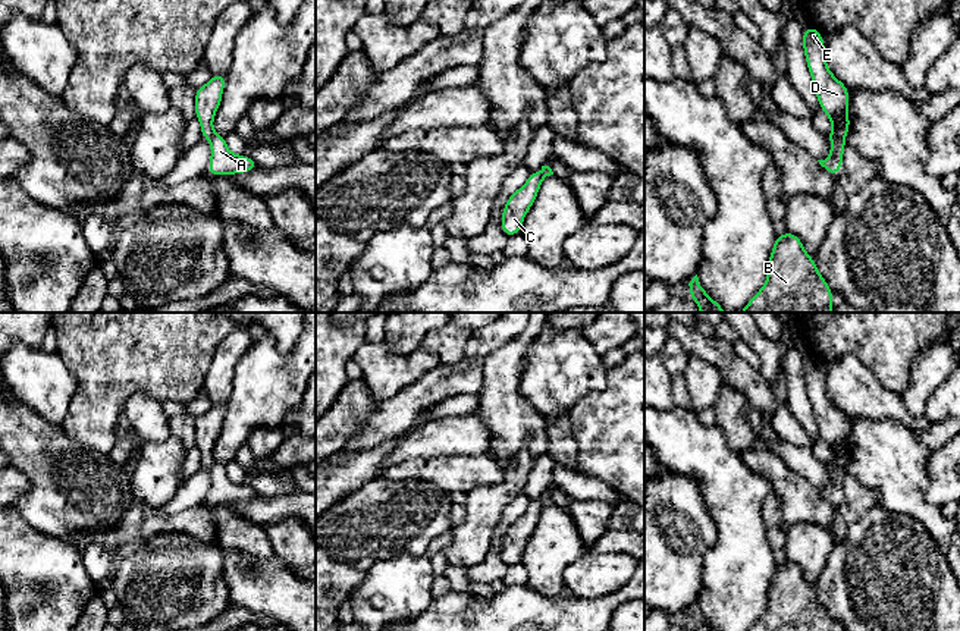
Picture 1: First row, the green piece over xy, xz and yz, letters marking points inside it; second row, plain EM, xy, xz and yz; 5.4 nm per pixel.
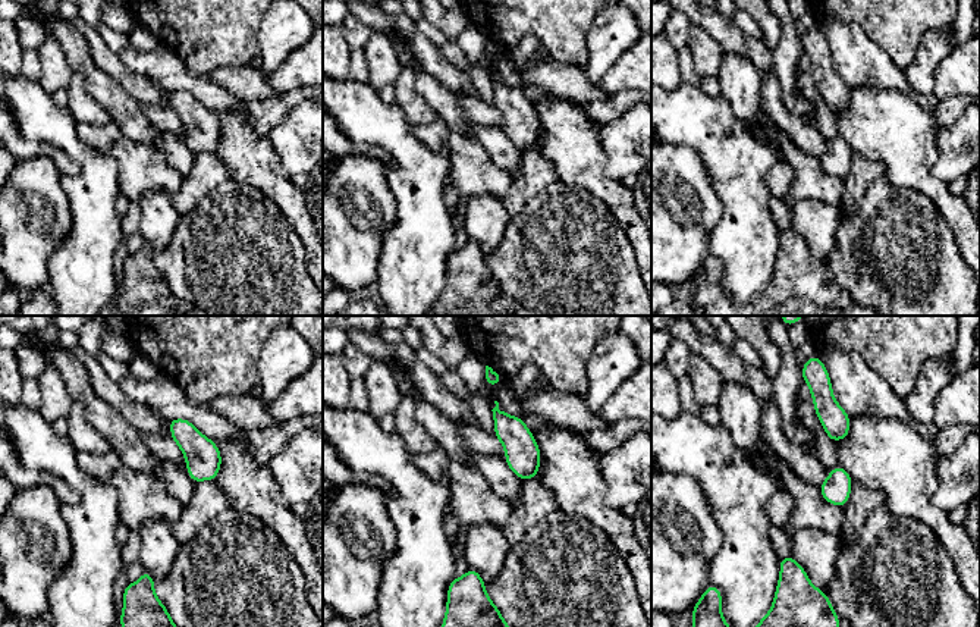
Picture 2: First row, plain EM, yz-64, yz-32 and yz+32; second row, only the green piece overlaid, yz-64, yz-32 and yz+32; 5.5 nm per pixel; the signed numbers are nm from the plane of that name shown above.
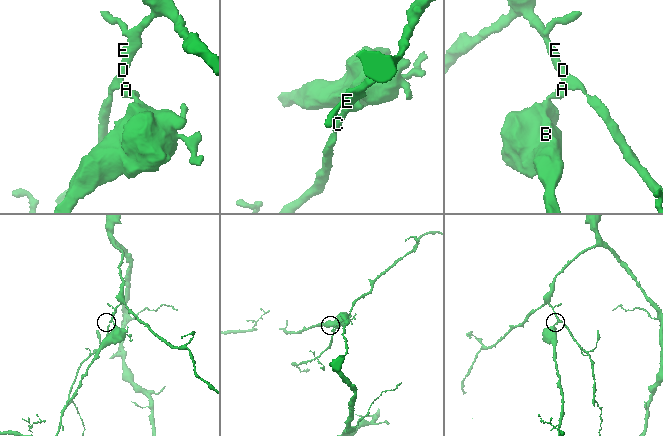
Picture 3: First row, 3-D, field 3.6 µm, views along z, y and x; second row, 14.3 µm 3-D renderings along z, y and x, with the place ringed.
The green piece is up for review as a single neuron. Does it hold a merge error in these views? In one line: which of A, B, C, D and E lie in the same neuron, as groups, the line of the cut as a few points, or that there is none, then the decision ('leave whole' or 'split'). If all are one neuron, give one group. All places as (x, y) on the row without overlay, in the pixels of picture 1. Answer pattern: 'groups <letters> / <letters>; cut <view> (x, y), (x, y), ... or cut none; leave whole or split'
groups A B / C D E; cut yz (830, 461), (844, 471); split

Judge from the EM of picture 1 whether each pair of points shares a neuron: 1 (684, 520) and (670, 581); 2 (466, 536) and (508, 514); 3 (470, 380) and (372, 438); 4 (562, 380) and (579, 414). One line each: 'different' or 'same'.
1: same
2: different
3: same
4: different

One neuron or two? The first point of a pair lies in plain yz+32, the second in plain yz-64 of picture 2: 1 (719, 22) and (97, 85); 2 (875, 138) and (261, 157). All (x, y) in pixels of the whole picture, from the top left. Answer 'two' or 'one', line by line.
1: two
2: one

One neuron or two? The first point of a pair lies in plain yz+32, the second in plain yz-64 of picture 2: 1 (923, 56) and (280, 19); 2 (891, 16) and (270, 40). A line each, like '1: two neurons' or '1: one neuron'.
1: one neuron
2: two neurons

